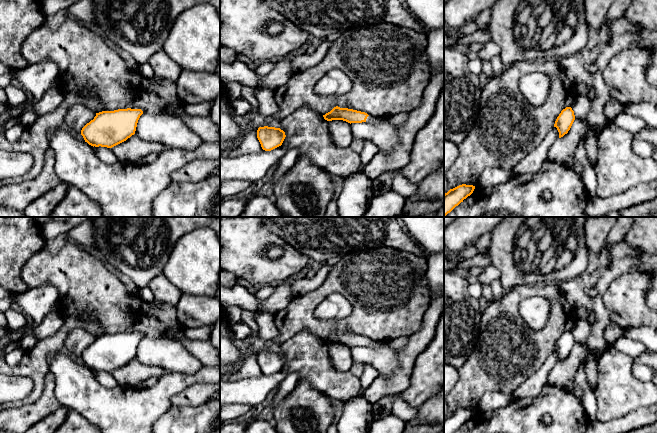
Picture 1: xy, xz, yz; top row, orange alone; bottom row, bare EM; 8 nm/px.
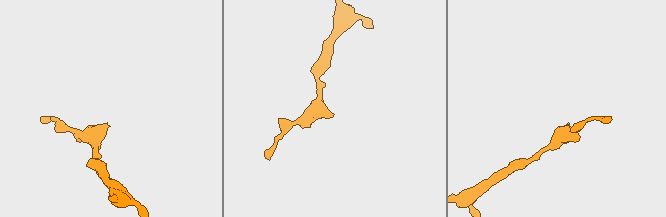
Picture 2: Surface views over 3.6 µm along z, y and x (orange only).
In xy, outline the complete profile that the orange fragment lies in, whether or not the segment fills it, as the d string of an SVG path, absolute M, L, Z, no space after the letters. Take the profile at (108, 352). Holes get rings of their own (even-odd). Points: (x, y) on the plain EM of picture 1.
M118 333L96 337L81 354L85 366L95 371L112 372L135 358L141 333Z

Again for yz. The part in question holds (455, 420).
M462 408L453 413L450 413L444 418L444 433L454 433L464 423L470 420L475 413L473 409Z

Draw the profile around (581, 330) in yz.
M577 319L571 332L574 335L575 343L583 344L589 338L590 326L586 321Z

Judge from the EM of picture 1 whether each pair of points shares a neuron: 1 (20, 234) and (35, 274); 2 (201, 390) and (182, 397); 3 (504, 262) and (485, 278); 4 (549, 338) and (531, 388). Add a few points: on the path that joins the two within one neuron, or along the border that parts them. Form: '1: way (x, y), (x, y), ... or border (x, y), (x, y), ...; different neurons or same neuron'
1: border (41, 250), (24, 264), (21, 273), (23, 281); different neurons
2: way (196, 394), (187, 395); same neuron
3: border (491, 264), (498, 270), (500, 278); different neurons
4: border (552, 350), (545, 361), (520, 384); different neurons

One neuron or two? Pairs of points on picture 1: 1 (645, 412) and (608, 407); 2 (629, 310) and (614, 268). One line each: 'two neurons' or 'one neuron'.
1: two neurons
2: two neurons

